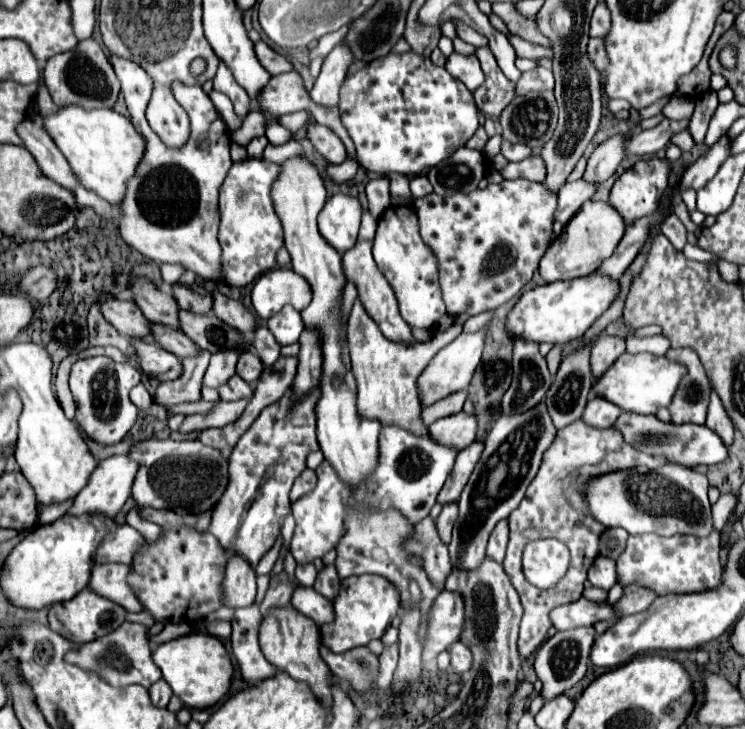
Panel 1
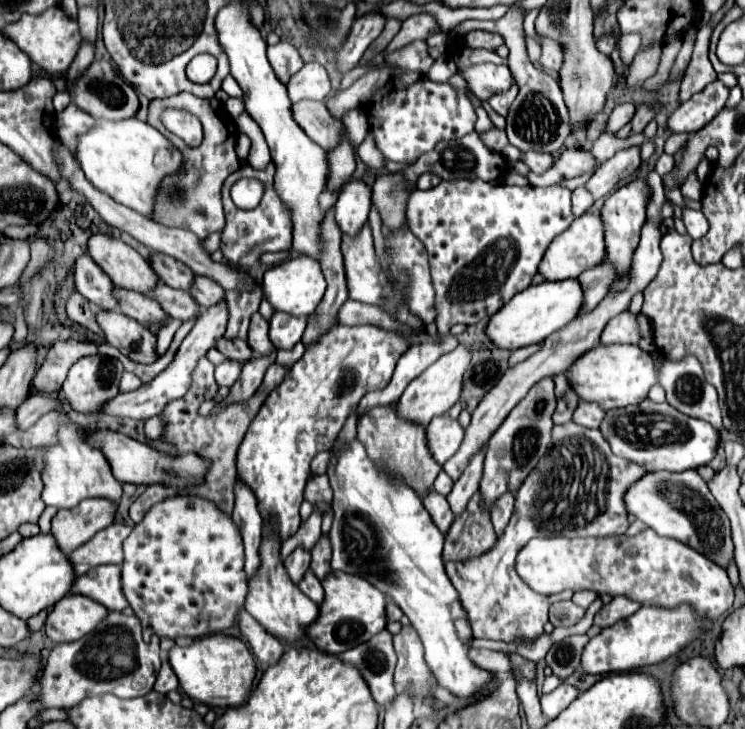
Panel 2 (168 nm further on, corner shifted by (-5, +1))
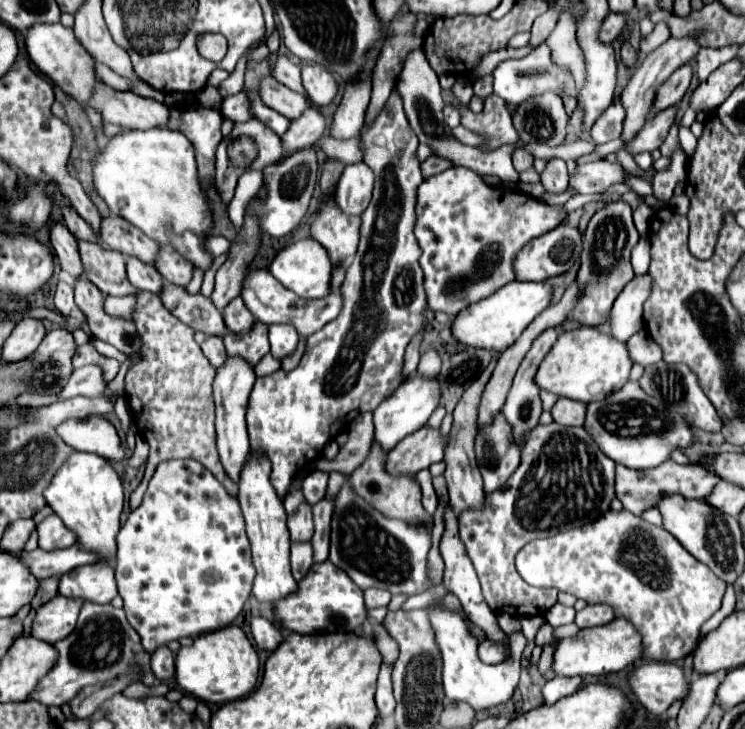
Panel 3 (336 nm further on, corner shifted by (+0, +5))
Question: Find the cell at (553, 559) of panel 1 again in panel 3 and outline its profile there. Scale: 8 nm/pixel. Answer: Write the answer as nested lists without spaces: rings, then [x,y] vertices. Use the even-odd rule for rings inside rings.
[[[608,511],[596,523],[558,533],[554,537],[526,543],[516,555],[516,571],[534,587],[556,587],[588,603],[606,603],[614,607],[616,617],[628,617],[644,639],[644,657],[656,661],[678,661],[686,657],[698,641],[700,627],[720,609],[726,583],[704,563],[688,555],[680,541],[668,531],[642,521],[630,511]]]

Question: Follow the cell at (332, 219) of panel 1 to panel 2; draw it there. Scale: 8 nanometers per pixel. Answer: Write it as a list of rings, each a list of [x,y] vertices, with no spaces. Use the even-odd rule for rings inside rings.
[[[351,179],[341,189],[335,203],[335,219],[343,233],[355,235],[371,211],[371,187],[361,179]]]

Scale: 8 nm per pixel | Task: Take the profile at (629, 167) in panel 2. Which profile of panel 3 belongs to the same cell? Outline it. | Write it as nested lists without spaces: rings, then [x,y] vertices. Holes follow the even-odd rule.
[[[670,107],[670,109],[664,109],[664,111],[656,113],[654,117],[650,117],[644,123],[644,127],[636,133],[636,137],[624,145],[624,149],[632,157],[642,153],[642,151],[658,149],[662,145],[662,141],[666,139],[666,135],[668,135],[668,129],[674,121],[674,115],[676,115],[676,107]]]

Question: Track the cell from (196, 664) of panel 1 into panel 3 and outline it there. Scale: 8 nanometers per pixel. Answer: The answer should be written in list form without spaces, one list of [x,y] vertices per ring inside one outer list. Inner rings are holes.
[[[228,625],[218,631],[198,635],[190,647],[180,647],[176,653],[176,683],[188,695],[204,703],[228,703],[246,697],[258,681],[258,655],[244,631]]]

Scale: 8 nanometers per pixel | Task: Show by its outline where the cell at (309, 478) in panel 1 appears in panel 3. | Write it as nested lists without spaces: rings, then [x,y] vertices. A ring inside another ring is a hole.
[[[310,471],[308,477],[302,483],[302,493],[310,505],[316,505],[320,499],[324,499],[328,483],[328,473],[324,471]]]

